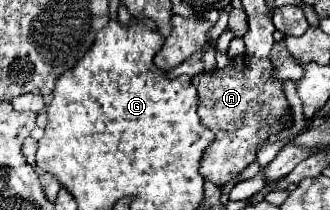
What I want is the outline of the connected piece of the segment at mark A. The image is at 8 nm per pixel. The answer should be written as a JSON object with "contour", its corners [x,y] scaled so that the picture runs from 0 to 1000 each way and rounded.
{"contour":[[[736,257],[706,276],[682,324],[585,362],[579,390],[597,419],[597,543],[652,629],[652,676],[621,714],[603,819],[652,886],[688,876],[773,771],[785,686],[815,648],[888,600],[882,505],[833,371],[833,314],[815,276],[797,286]]]}

